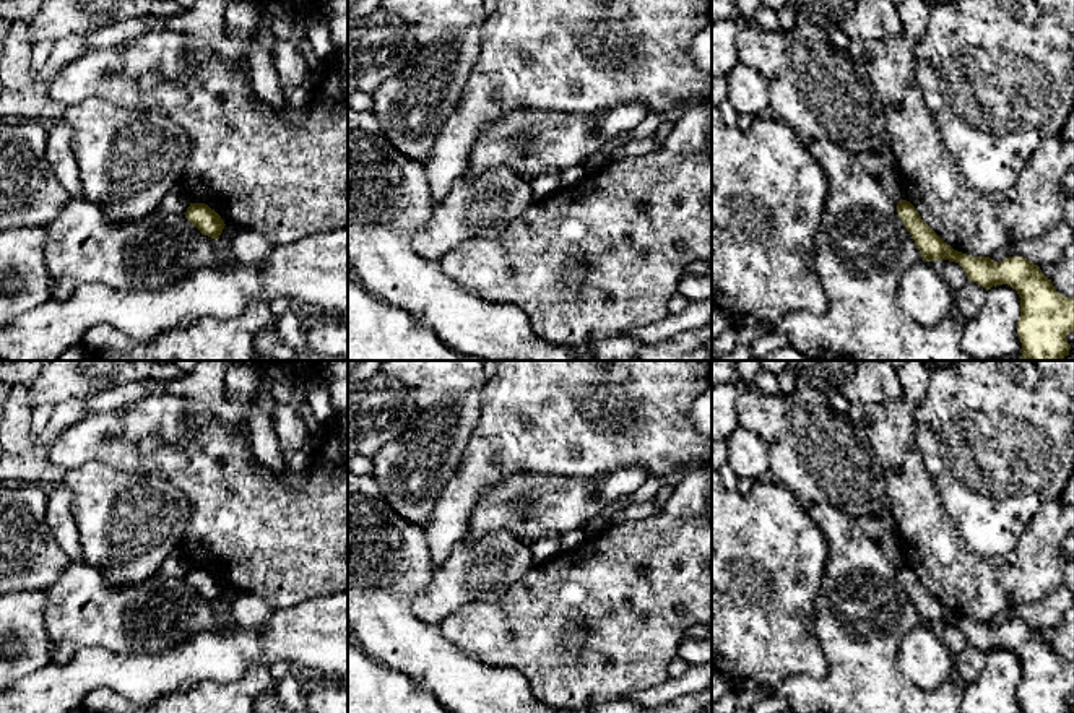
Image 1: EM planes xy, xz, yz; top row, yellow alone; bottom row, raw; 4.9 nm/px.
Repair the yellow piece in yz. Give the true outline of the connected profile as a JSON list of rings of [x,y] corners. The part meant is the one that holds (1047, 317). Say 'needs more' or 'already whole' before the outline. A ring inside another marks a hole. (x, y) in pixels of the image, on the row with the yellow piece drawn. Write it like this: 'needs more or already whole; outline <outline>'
already whole; outline [[[910,201],[897,203],[897,213],[923,260],[955,261],[964,268],[967,279],[986,291],[1001,284],[1017,291],[1020,361],[1061,361],[1069,356],[1071,344],[1066,336],[1074,331],[1074,297],[1059,294],[1038,265],[1024,257],[1009,257],[996,263],[990,257],[957,252],[921,219]]]

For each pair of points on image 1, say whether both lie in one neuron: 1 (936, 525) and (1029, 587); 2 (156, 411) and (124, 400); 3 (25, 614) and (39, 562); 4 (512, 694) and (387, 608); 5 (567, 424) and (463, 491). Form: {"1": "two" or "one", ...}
{"1": "one", "2": "two", "3": "two", "4": "one", "5": "one"}

